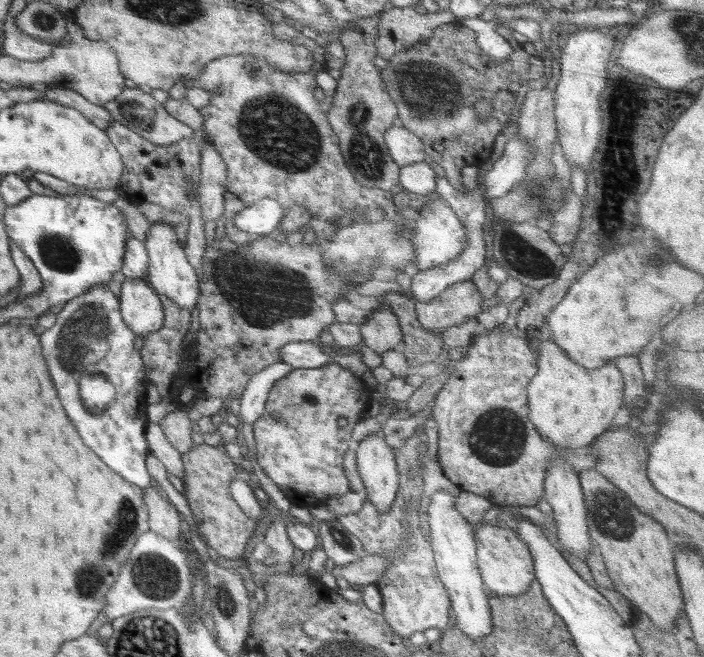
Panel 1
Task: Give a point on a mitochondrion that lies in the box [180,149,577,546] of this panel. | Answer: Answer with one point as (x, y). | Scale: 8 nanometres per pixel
(264, 295)

